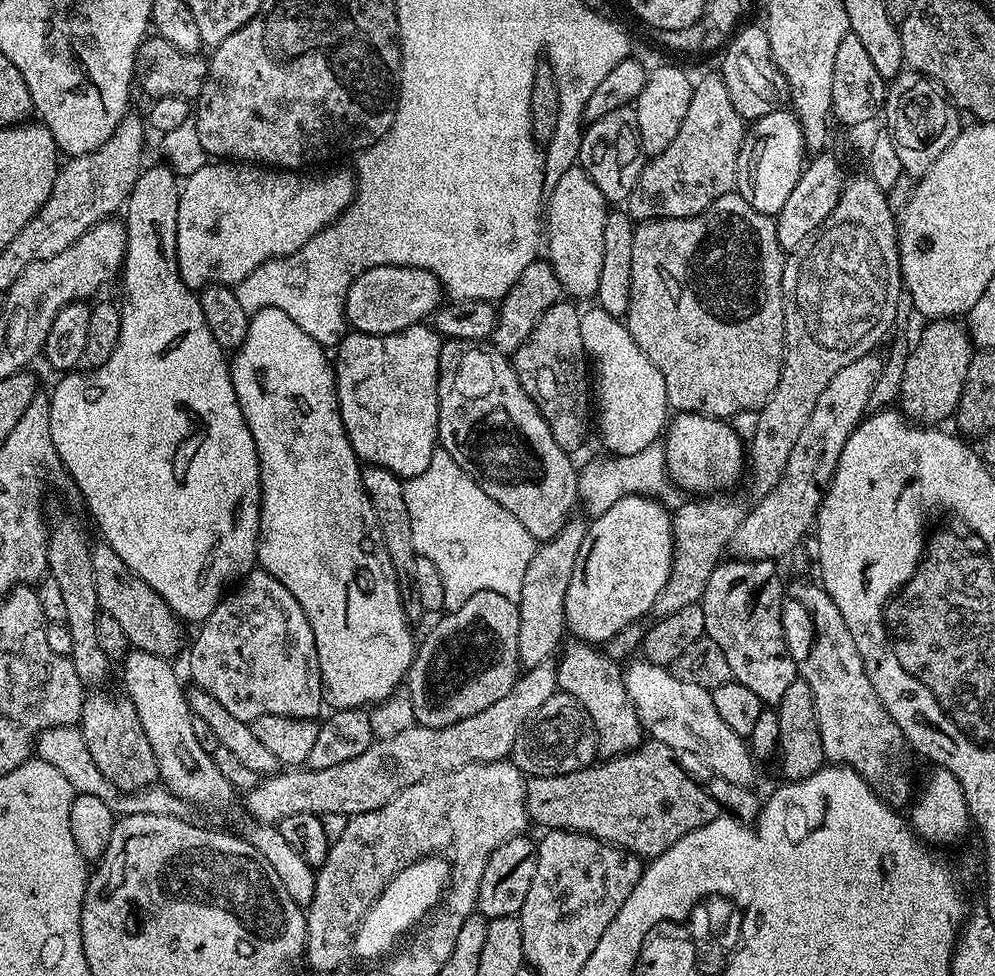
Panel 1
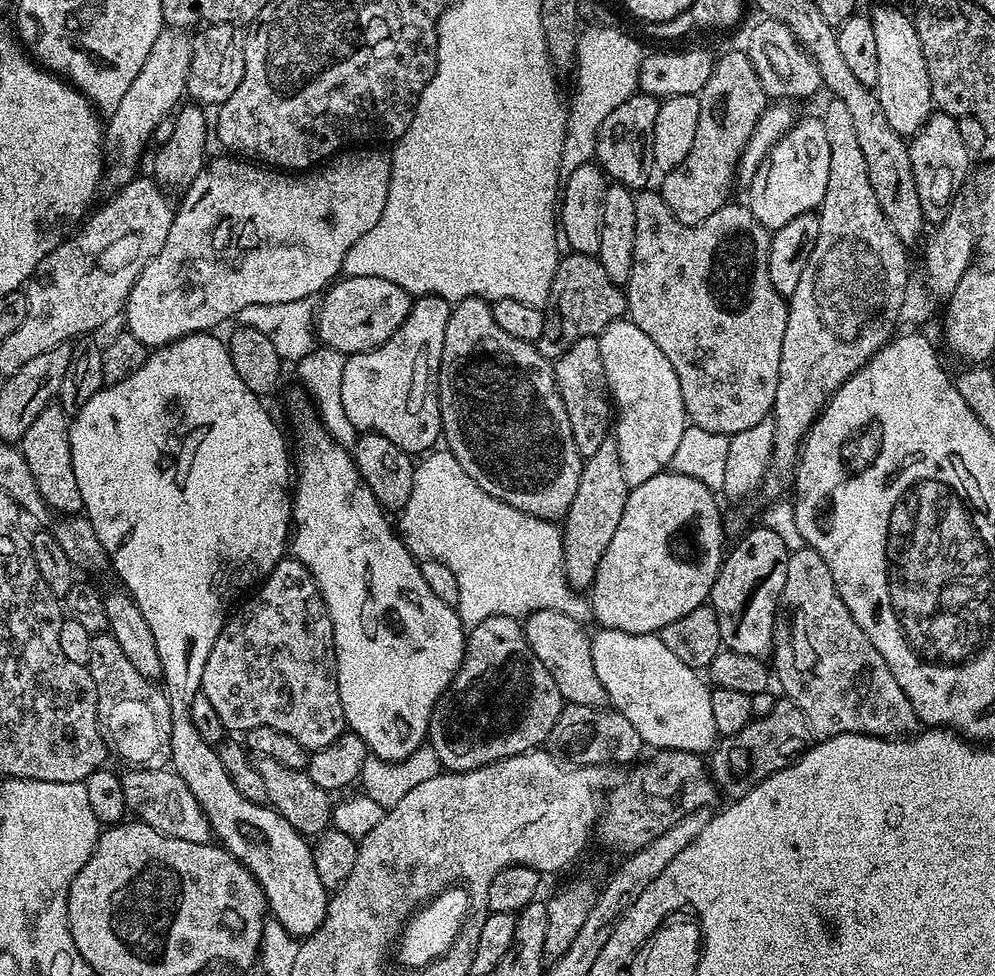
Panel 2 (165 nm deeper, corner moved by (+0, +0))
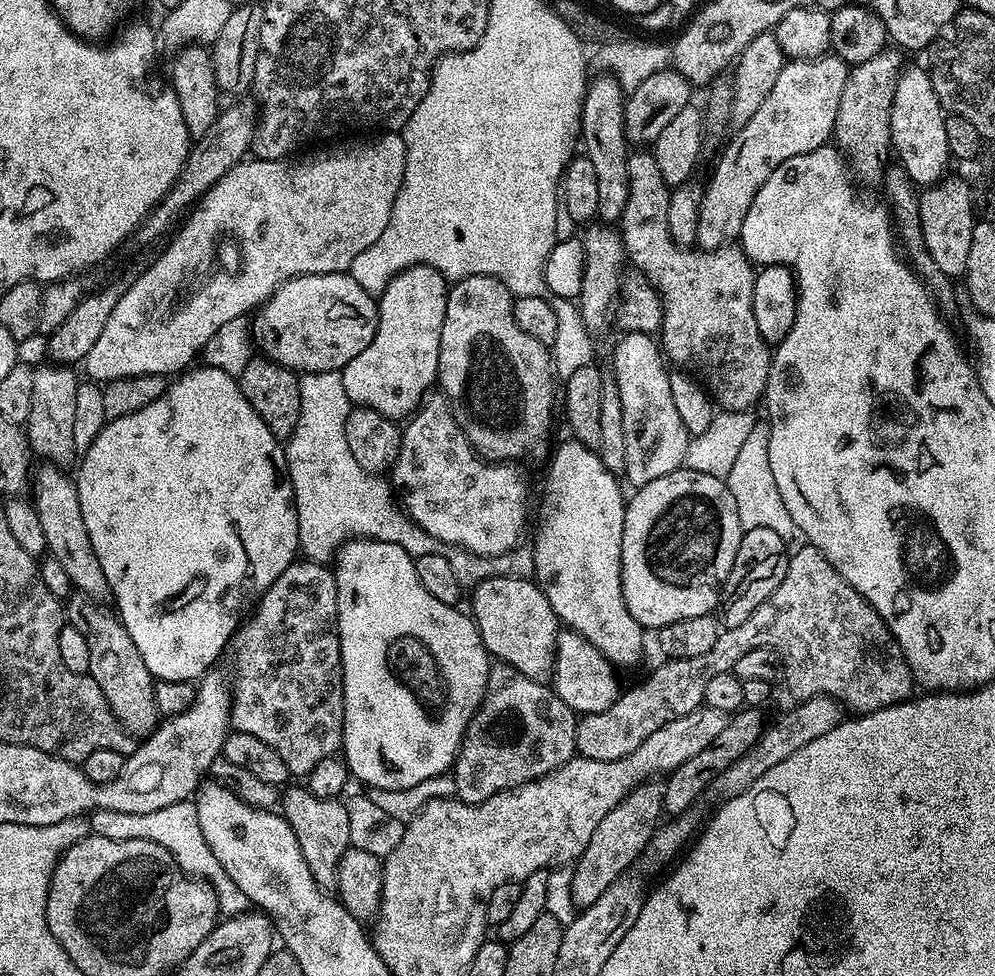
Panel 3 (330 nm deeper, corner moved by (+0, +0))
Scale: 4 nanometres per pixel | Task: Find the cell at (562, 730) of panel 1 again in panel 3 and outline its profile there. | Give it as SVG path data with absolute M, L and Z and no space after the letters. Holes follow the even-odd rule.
M803 546L791 553L788 557L788 569L778 582L778 590L746 618L739 626L724 628L718 634L718 642L714 642L711 650L706 650L706 654L698 654L698 658L678 658L677 660L665 659L664 664L656 668L656 673L649 680L644 680L641 684L636 684L632 689L621 691L620 698L611 704L606 710L601 712L590 712L581 715L576 721L576 751L586 758L594 758L602 762L611 760L621 760L626 758L654 730L659 730L666 726L666 722L674 722L674 718L682 718L682 714L690 714L695 708L701 707L704 703L706 686L718 674L726 674L735 669L738 658L750 654L750 650L759 648L772 648L780 655L782 665L783 683L788 683L788 692L793 697L793 701L809 700L815 696L832 696L835 700L841 701L843 707L852 714L863 714L882 710L891 704L900 704L903 700L909 699L913 695L914 681L912 671L898 646L898 642L890 634L890 630L882 622L882 618L830 566L830 562L822 553L814 547Z

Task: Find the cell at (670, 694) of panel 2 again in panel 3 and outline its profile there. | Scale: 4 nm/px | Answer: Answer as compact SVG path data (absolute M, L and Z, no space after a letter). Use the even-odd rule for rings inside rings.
M571 630L561 631L560 637L556 640L556 658L552 661L552 678L550 687L566 706L570 706L577 714L587 714L590 712L601 712L611 706L614 701L620 698L622 685L616 681L617 669L610 661L601 654L586 638L582 638Z

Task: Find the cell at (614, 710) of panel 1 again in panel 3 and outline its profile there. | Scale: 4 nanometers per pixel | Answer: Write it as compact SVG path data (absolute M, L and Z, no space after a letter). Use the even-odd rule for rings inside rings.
M493 574L471 589L470 615L480 631L480 641L489 657L501 664L514 666L526 678L548 684L552 678L552 661L556 658L556 640L562 625L554 614L554 606L546 598L535 579Z

